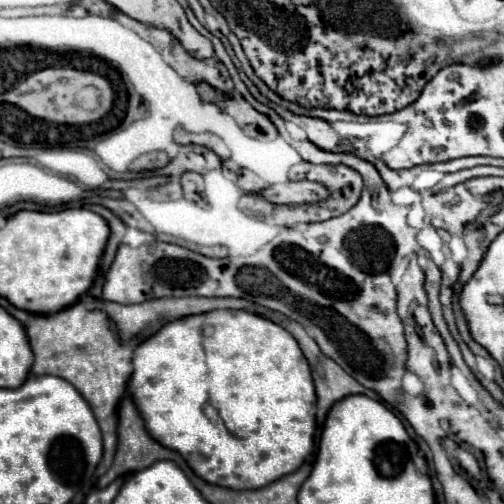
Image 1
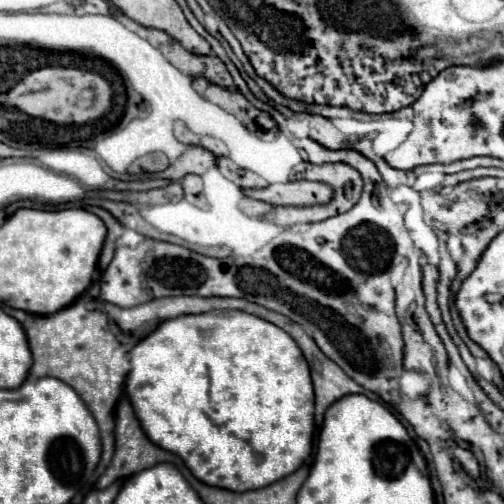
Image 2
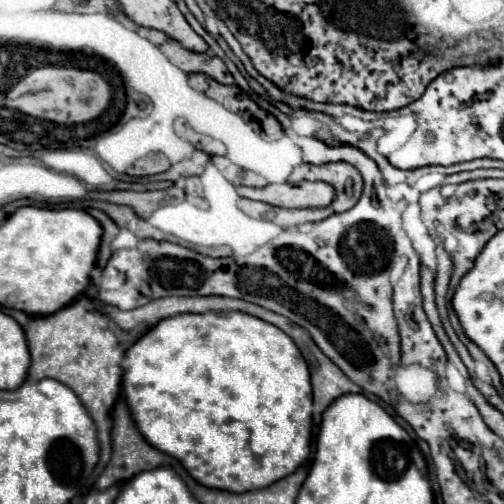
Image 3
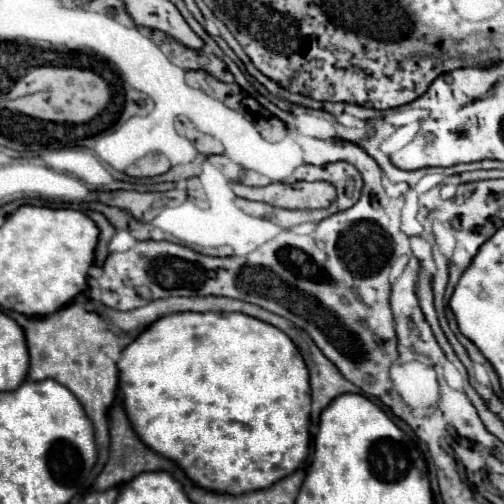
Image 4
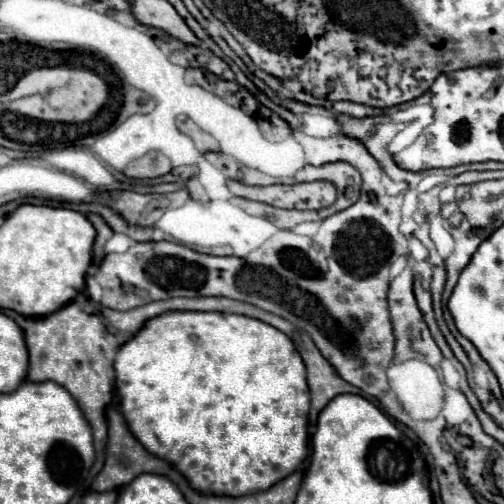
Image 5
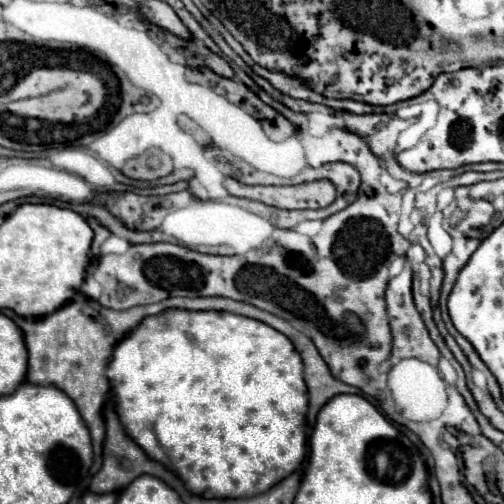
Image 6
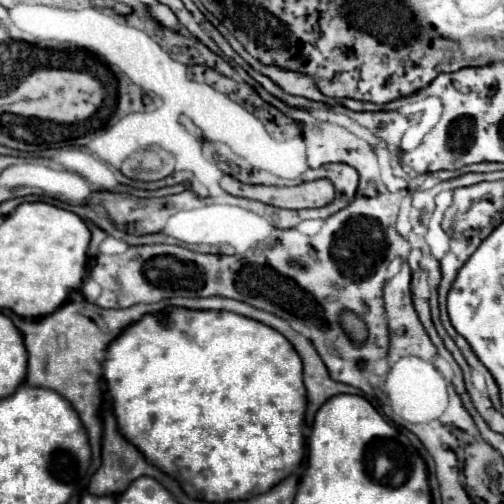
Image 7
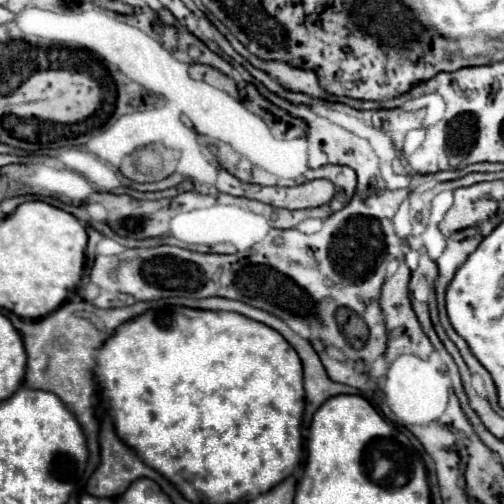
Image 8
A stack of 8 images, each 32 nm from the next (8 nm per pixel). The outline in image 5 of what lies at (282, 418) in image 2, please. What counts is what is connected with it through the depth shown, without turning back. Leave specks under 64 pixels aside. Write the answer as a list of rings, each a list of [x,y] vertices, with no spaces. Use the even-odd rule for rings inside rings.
[[[166,312],[164,316],[156,316],[148,320],[148,324],[120,348],[116,364],[114,364],[116,390],[122,398],[122,414],[132,428],[132,434],[152,452],[168,462],[172,462],[188,480],[194,490],[204,494],[228,494],[228,496],[244,496],[268,490],[272,484],[290,476],[302,460],[308,456],[308,410],[310,410],[310,392],[306,382],[304,362],[284,332],[272,328],[250,316],[240,314],[222,314],[222,312]]]

